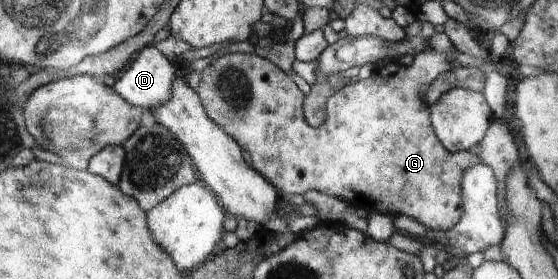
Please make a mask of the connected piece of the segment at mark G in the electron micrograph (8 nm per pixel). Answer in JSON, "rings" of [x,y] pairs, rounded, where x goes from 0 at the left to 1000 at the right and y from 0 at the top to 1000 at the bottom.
{"rings":[[[792,100],[778,115],[774,133],[769,133],[767,154],[769,172],[751,183],[744,201],[738,233],[724,237],[715,229],[710,215],[697,219],[694,229],[667,254],[663,276],[658,276],[649,290],[638,290],[624,308],[616,308],[604,330],[599,330],[588,355],[586,427],[568,459],[552,448],[552,437],[547,430],[543,409],[543,355],[547,351],[547,341],[538,326],[534,305],[523,287],[520,269],[495,229],[489,229],[484,215],[462,201],[459,190],[410,190],[384,215],[378,233],[373,233],[373,240],[364,247],[362,283],[349,330],[357,341],[373,419],[384,434],[391,455],[396,455],[401,477],[407,477],[414,495],[419,495],[437,541],[444,541],[448,577],[452,577],[452,599],[461,616],[466,616],[493,670],[498,685],[500,706],[514,706],[523,695],[545,695],[552,681],[566,681],[579,695],[613,710],[636,742],[654,735],[656,742],[668,749],[674,760],[685,760],[686,767],[724,767],[744,792],[754,796],[763,817],[799,832],[821,799],[821,789],[830,767],[826,724],[826,642],[833,606],[844,602],[844,591],[864,577],[857,559],[848,556],[841,541],[805,545],[781,491],[769,423],[771,376],[758,358],[758,326],[789,265],[794,258],[805,258],[812,247],[821,186],[814,168],[814,158],[806,147],[806,136],[801,129],[801,118],[794,111]]]}

